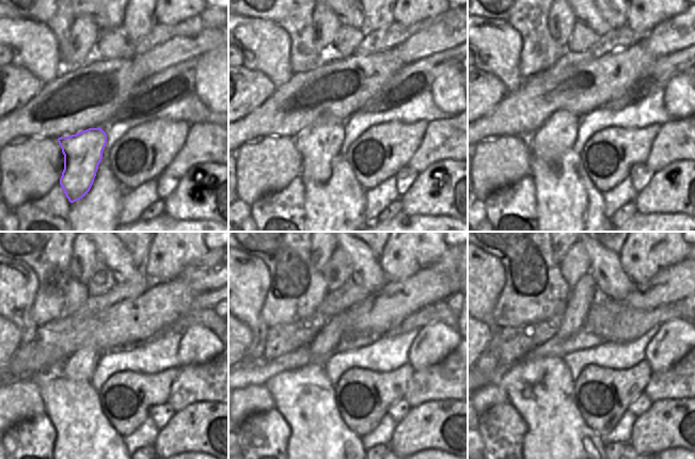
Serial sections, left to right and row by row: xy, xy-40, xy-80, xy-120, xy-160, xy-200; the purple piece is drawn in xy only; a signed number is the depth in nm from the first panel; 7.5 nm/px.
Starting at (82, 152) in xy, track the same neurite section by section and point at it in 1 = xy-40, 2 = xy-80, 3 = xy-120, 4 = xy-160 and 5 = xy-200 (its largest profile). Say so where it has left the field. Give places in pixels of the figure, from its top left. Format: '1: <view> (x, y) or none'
1: xy-40 (318, 145)
2: xy-80 (557, 135)
3: xy-120 (80, 365)
4: xy-160 (329, 336)
5: xy-200 (582, 295)

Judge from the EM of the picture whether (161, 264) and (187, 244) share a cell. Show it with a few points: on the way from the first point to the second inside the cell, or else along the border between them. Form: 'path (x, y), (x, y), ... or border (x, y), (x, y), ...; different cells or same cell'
path (168, 257), (180, 247); same cell

